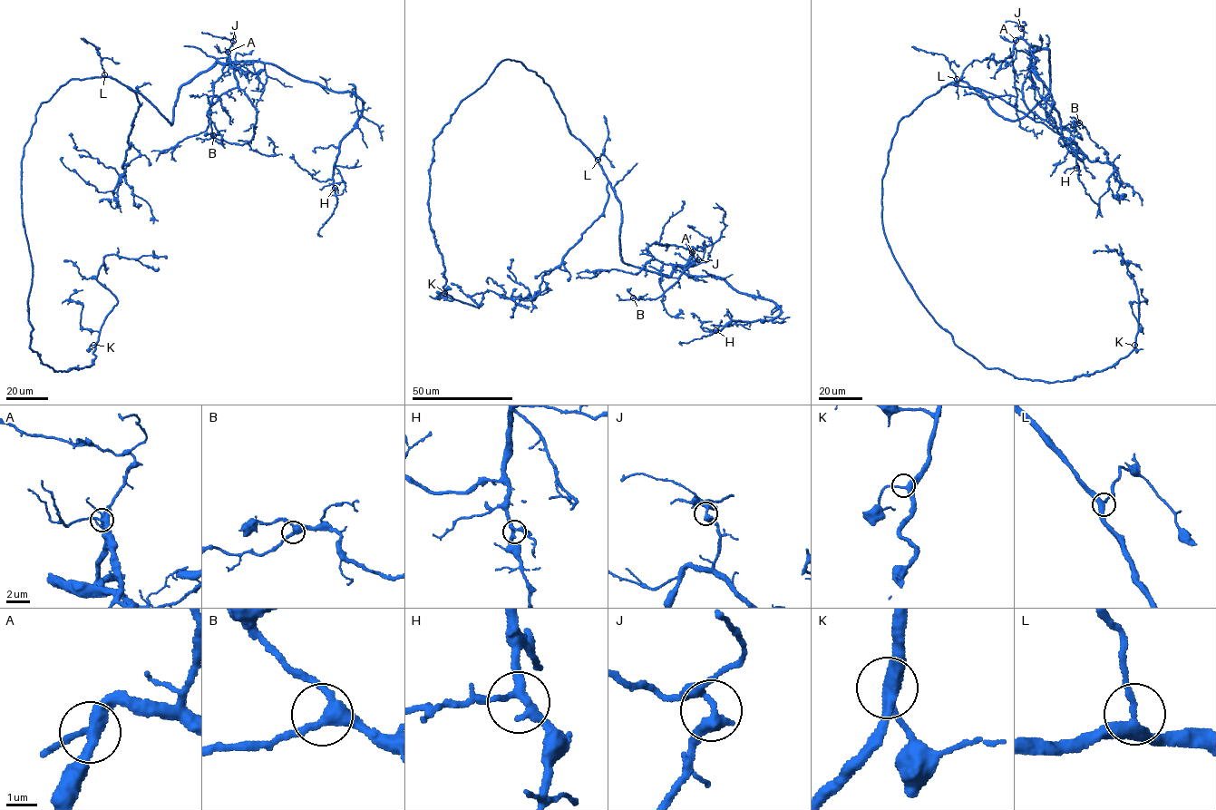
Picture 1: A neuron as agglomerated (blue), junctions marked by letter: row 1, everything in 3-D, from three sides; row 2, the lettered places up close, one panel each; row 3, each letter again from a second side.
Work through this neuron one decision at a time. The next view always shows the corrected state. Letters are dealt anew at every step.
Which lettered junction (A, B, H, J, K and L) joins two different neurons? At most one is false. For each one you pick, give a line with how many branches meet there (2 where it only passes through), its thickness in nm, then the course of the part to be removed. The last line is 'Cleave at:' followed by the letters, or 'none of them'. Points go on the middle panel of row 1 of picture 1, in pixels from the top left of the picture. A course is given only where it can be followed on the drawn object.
Cleave at: none of them

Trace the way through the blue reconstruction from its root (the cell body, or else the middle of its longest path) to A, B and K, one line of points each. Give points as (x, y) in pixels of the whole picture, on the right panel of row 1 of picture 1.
A: (898, 126), (941, 87), (963, 80), (998, 114), (1022, 119), (1049, 91), (1049, 52), (1016, 40)
B: (898, 126), (963, 80), (998, 114), (1021, 119), (1049, 89), (1040, 49), (1024, 104), (1056, 128), (1079, 122)
K: (898, 126), (882, 181), (883, 233), (916, 296), (957, 346), (987, 368), (1053, 382), (1107, 369), (1134, 345)

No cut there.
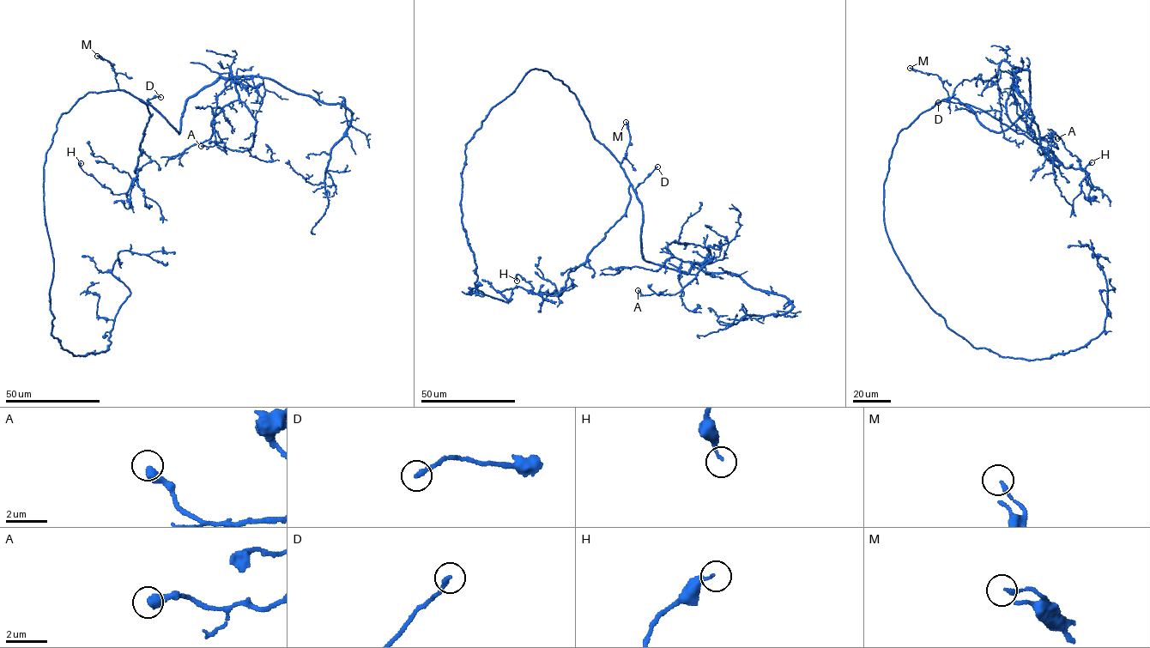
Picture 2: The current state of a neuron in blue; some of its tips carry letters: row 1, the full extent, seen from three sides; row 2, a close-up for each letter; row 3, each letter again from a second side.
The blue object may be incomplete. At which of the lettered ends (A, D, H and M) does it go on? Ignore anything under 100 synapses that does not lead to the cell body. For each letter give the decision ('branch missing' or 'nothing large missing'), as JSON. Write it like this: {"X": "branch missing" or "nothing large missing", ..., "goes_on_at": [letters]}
{"A": "nothing large missing", "D": "nothing large missing", "H": "nothing large missing", "M": "nothing large missing", "goes_on_at": []}

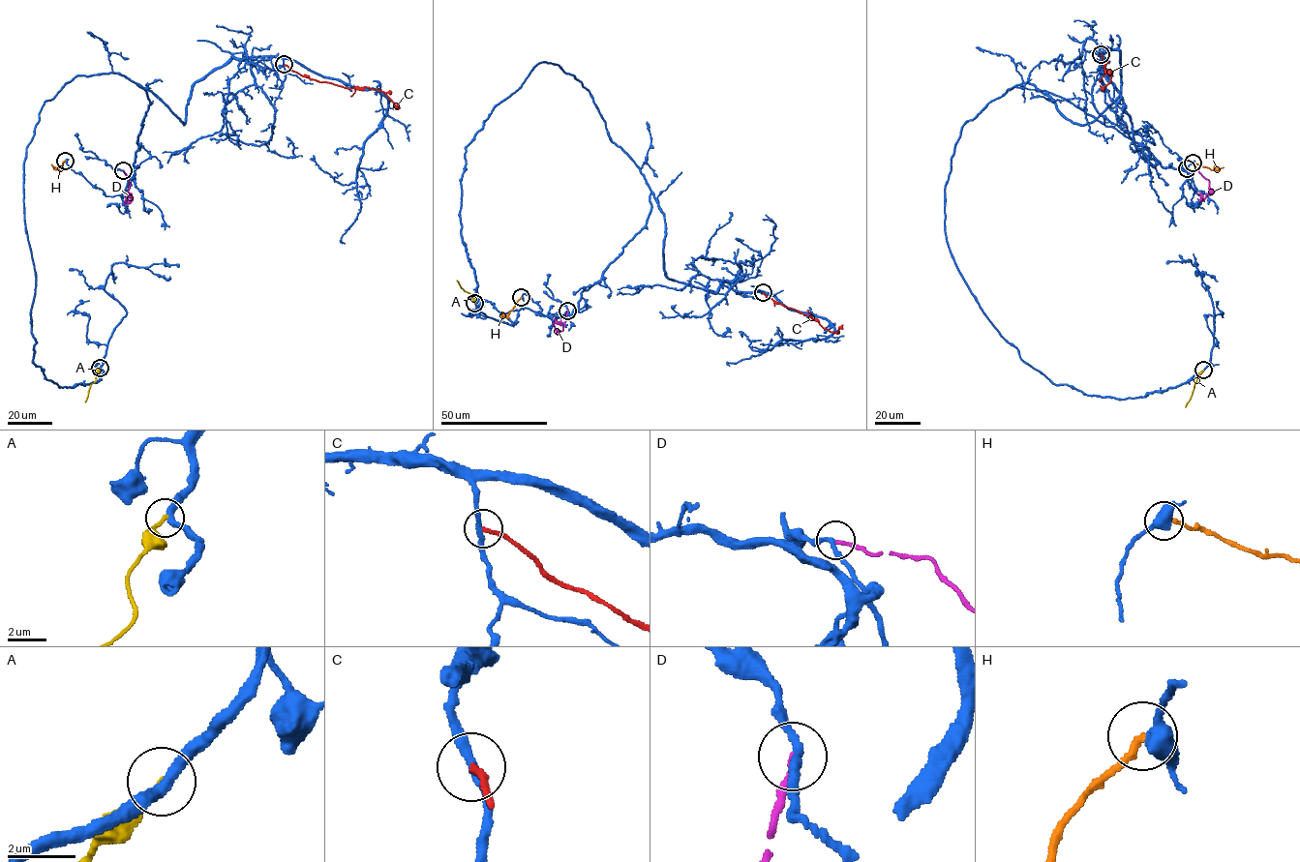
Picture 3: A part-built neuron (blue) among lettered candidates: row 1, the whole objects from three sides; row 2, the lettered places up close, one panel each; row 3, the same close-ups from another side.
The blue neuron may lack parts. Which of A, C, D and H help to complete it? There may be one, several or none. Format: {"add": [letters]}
{"add": []}

